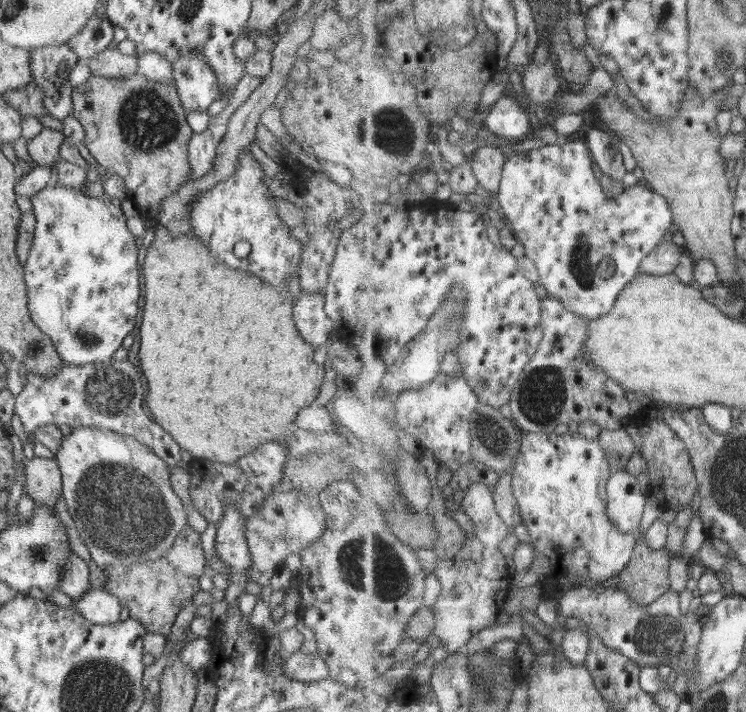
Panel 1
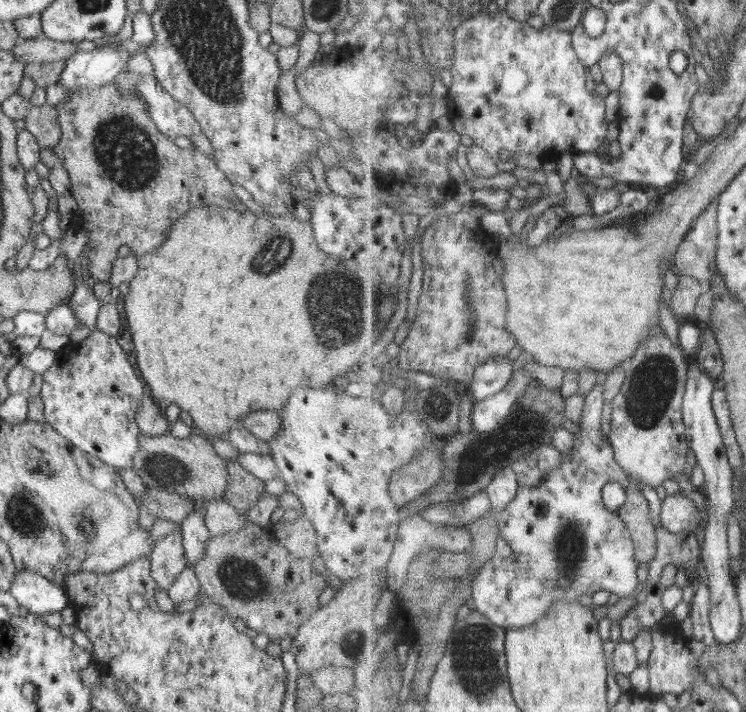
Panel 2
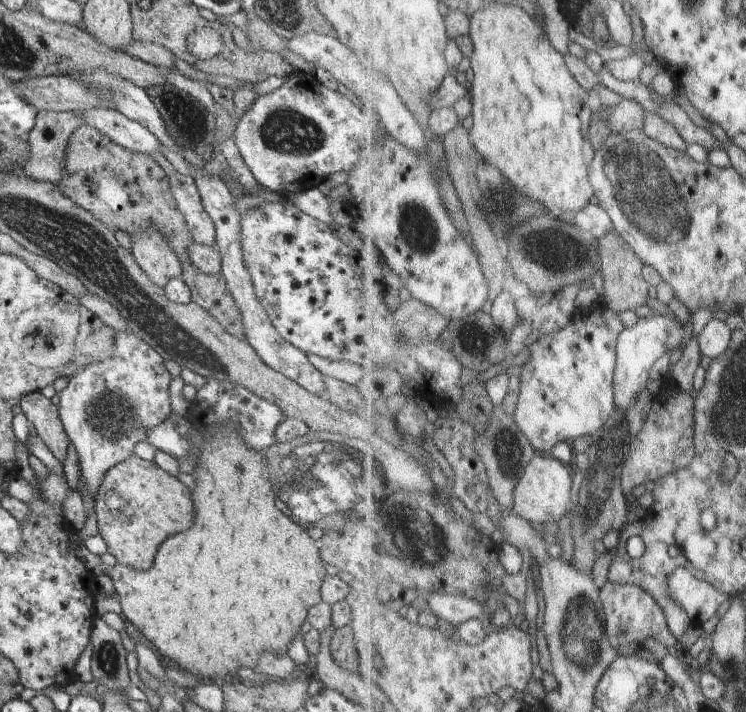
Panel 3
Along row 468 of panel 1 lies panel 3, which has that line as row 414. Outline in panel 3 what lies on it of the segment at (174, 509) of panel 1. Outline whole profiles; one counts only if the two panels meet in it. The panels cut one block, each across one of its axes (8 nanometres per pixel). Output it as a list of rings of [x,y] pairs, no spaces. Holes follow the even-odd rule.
[[[130,330],[116,332],[115,354],[112,358],[76,371],[60,394],[58,407],[63,429],[78,453],[77,462],[81,471],[83,490],[94,497],[94,500],[108,470],[134,456],[134,446],[147,440],[146,430],[160,426],[172,414],[168,392],[172,376],[165,366],[165,360],[152,346]]]

